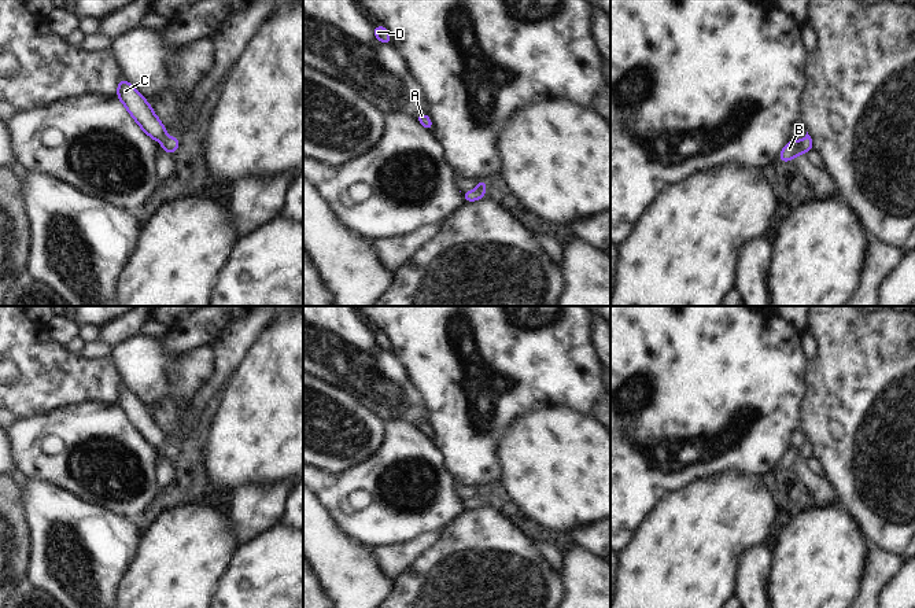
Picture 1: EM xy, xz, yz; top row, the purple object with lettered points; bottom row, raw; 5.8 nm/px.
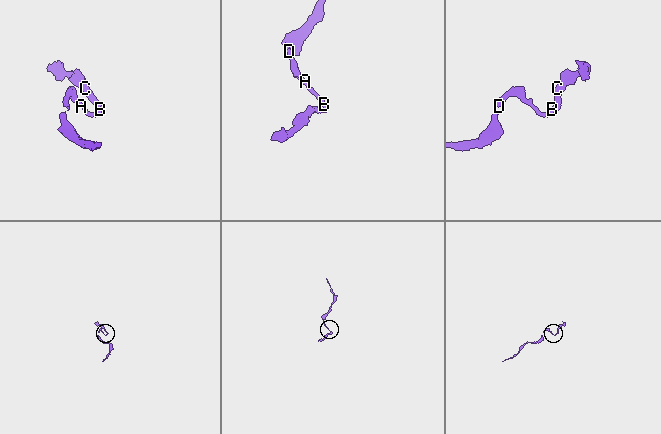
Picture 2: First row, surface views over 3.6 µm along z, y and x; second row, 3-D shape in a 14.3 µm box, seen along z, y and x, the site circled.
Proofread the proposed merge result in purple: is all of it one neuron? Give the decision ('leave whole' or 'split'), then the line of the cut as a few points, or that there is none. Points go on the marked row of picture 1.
leave whole; no cut

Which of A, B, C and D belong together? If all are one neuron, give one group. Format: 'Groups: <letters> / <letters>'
Groups: A B C D.

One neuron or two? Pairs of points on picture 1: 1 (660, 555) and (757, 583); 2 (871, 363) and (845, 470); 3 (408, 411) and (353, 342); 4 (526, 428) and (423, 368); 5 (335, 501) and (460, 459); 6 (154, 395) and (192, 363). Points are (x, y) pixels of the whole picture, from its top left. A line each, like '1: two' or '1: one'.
1: two
2: one
3: one
4: two
5: two
6: two

